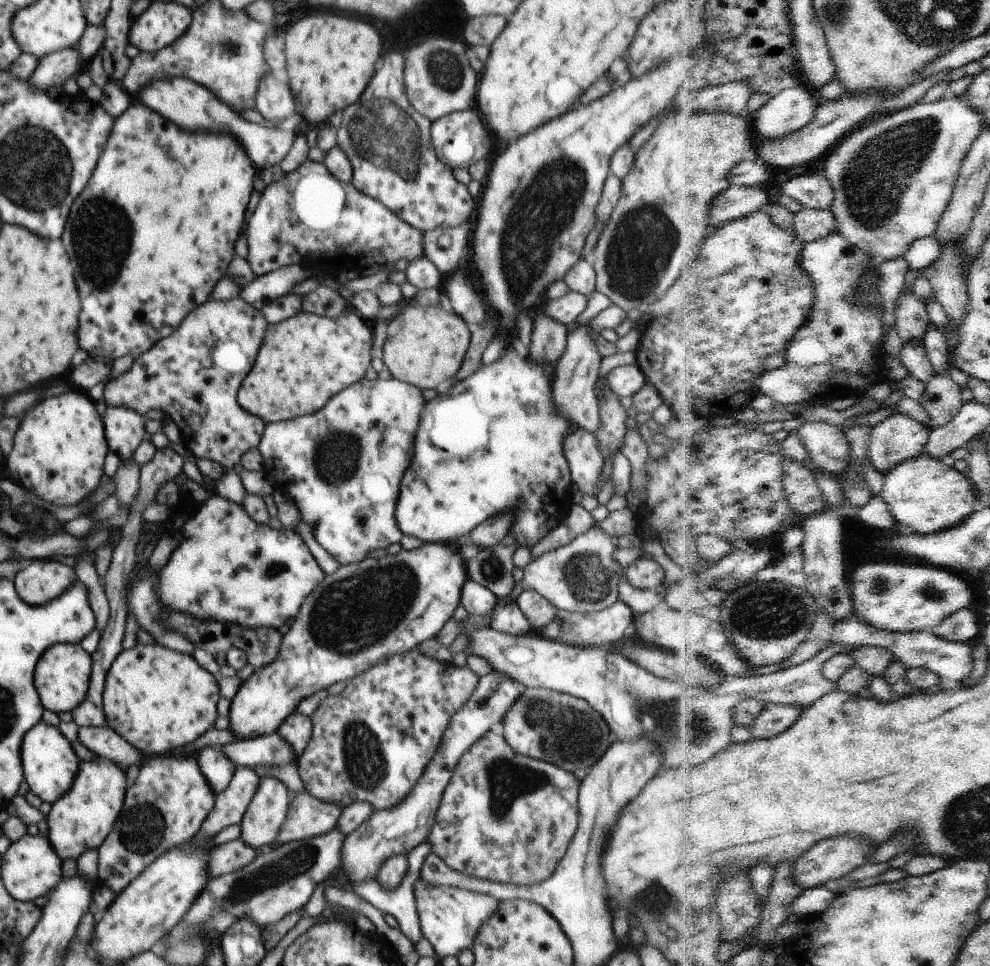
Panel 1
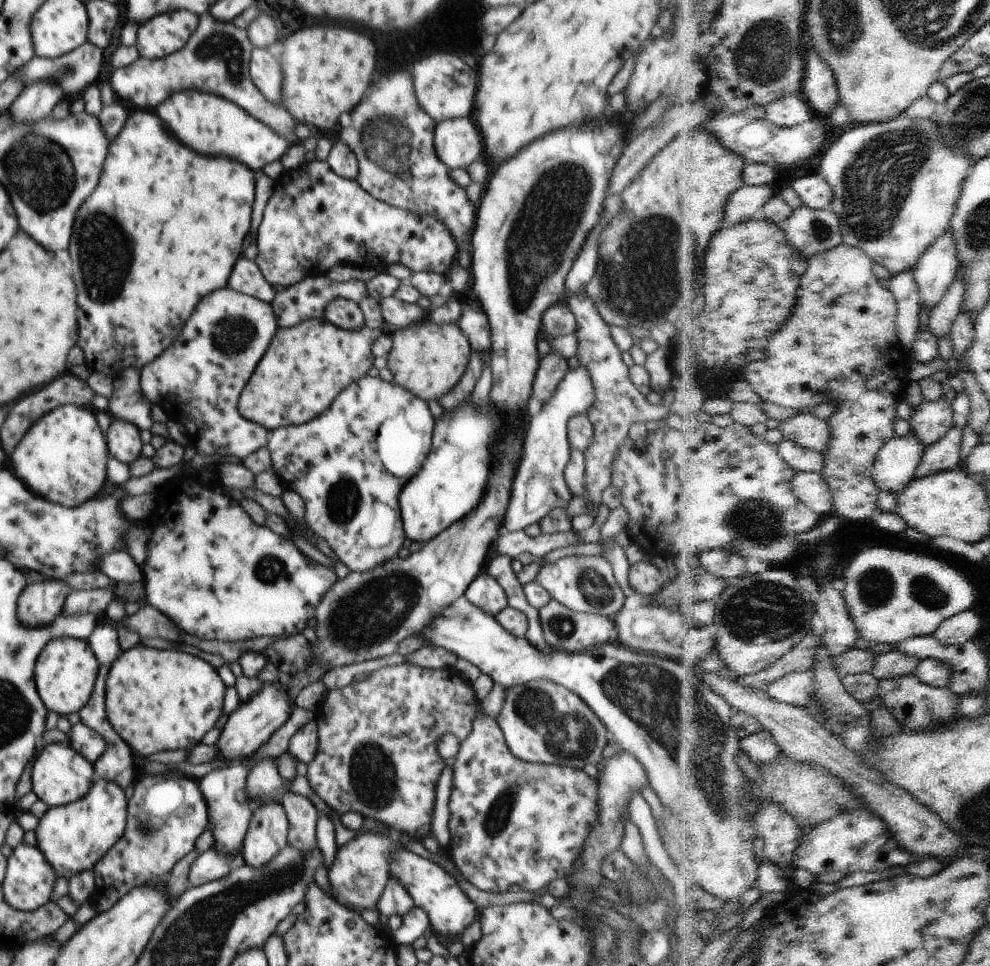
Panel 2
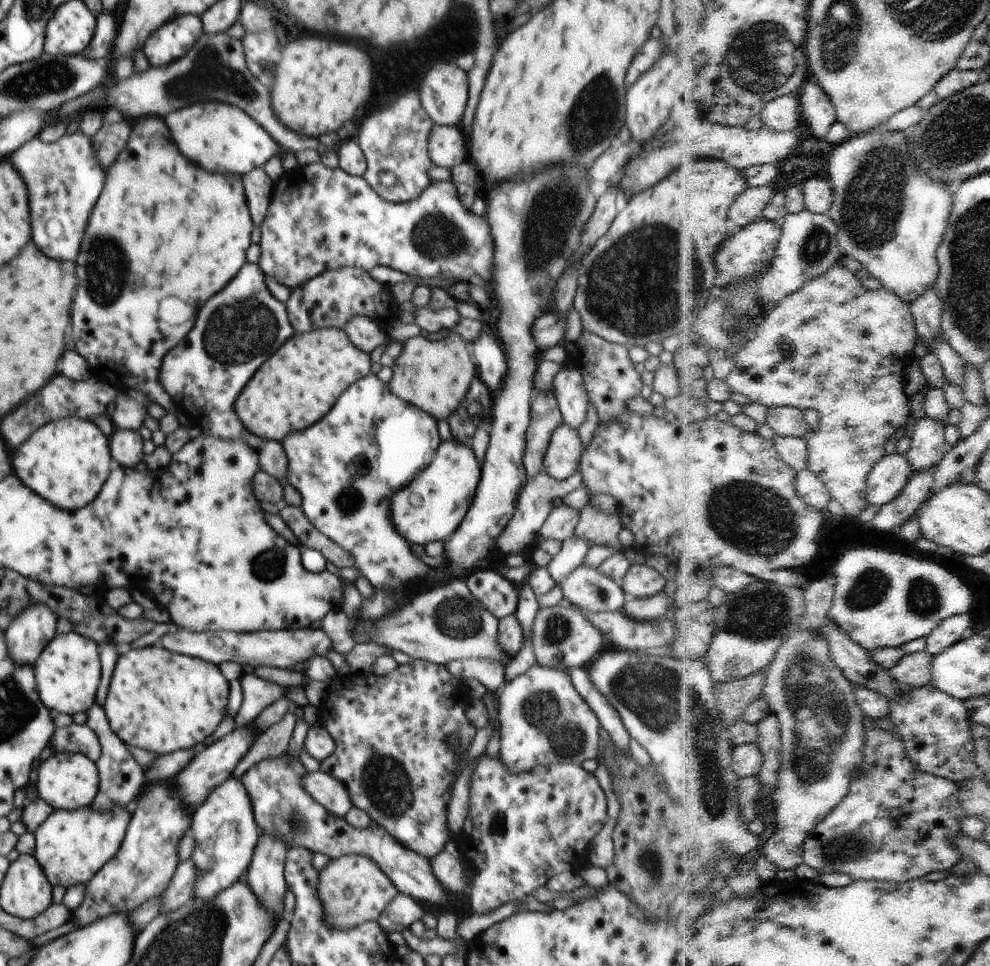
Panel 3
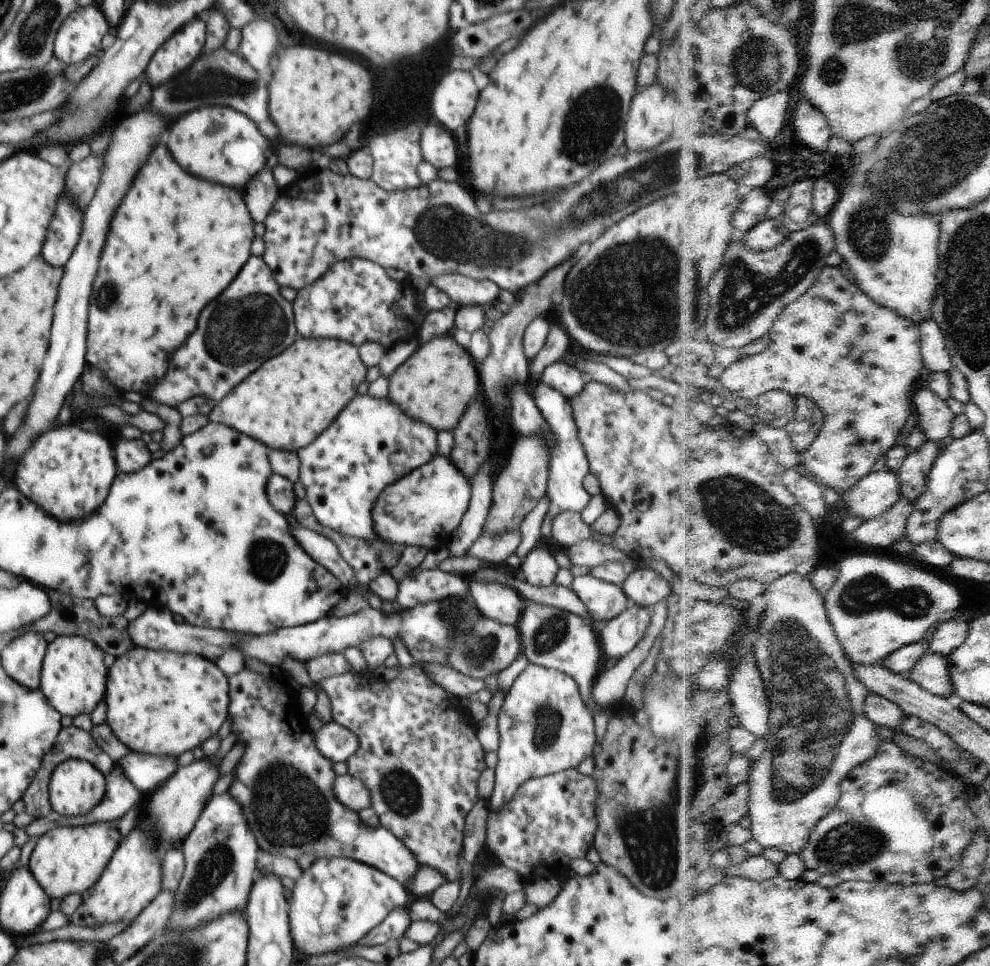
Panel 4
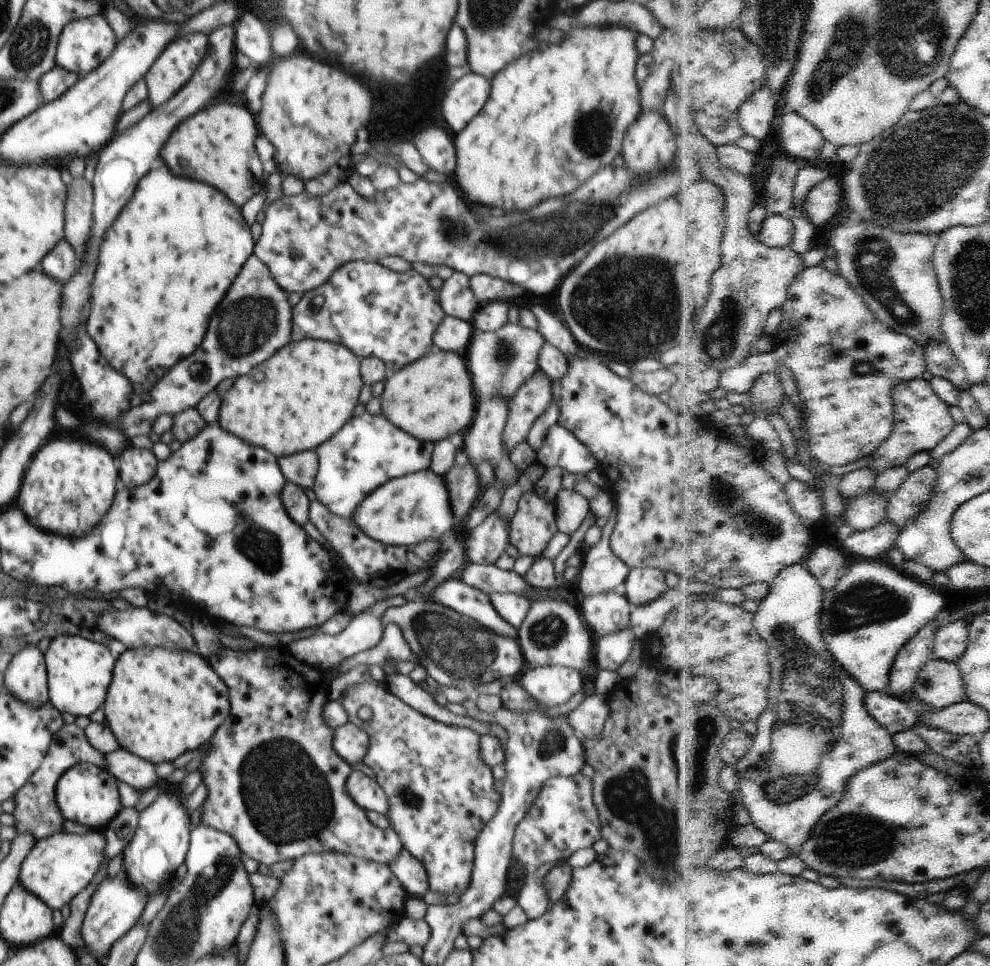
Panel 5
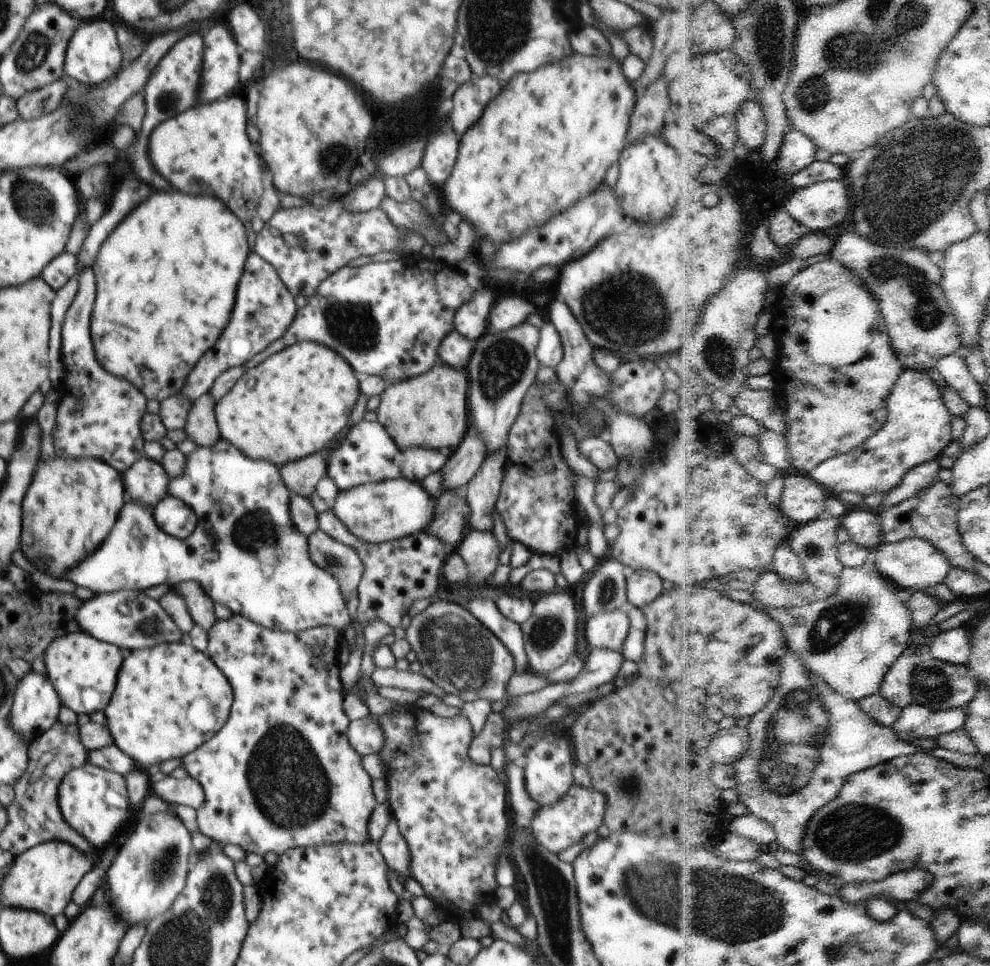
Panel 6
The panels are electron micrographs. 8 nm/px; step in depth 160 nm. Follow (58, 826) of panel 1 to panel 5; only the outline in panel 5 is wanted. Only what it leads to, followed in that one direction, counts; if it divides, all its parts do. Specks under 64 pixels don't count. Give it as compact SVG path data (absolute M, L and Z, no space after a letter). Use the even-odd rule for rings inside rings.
M91 830L86 836L62 832L37 840L22 861L18 883L52 910L61 910L91 883L105 861L106 845L100 830Z

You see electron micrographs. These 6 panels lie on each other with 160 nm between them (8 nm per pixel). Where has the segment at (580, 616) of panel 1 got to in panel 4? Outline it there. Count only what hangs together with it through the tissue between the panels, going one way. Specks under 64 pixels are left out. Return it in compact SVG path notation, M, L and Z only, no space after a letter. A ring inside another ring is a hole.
M526 602L522 611L518 630L521 636L522 652L527 660L535 665L558 669L569 674L578 685L583 701L594 716L596 732L601 735L606 732L608 715L602 714L591 702L591 692L595 680L600 673L600 646L598 646L597 628L582 620L580 616L572 615L558 607Z

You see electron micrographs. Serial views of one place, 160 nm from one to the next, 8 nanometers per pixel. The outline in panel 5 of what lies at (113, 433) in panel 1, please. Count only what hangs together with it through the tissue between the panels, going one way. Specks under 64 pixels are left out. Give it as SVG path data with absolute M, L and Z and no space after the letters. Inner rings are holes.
M130 446L116 459L116 464L120 485L131 489L150 482L159 462L151 450Z

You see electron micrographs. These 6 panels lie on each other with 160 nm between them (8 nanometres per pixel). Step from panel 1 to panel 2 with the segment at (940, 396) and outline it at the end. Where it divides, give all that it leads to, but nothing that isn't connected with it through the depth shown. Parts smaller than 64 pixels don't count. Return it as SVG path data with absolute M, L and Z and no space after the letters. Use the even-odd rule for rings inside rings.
M944 397L939 401L926 401L915 410L910 419L912 431L919 438L919 442L928 447L939 443L952 429L954 429L954 410Z

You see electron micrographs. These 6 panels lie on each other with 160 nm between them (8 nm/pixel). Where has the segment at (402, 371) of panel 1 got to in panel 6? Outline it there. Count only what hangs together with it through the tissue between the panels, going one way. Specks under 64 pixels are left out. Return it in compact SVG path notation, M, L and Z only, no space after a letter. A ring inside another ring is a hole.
M438 362L423 375L388 384L380 395L380 404L375 410L377 421L400 449L456 448L468 428L466 390L468 384L464 374Z

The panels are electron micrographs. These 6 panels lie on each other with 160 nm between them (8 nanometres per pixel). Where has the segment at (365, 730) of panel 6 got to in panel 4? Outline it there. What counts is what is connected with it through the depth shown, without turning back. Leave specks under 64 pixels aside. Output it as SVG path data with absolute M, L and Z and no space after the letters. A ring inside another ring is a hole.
M330 721L315 732L318 750L334 762L347 762L359 747L358 737L341 724Z

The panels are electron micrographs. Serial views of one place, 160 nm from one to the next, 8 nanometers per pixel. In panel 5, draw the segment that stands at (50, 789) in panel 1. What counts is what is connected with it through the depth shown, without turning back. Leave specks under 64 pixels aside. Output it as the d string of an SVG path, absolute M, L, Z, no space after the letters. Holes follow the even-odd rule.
M88 763L75 764L63 772L58 779L55 795L65 820L84 824L92 830L104 830L123 807L120 800L119 780L112 776L107 769Z

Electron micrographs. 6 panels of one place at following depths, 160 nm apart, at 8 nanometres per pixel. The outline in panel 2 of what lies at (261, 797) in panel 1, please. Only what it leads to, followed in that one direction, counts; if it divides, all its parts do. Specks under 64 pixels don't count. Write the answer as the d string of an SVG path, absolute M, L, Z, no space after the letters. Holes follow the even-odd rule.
M265 800L253 811L241 855L252 868L265 867L289 842L289 822L280 802Z

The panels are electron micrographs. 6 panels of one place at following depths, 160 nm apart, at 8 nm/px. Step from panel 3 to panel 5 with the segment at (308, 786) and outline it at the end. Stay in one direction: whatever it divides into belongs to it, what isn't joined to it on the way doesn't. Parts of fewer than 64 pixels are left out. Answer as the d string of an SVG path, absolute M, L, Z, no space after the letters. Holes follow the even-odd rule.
M360 770L351 772L347 780L348 794L366 811L389 814L389 800L377 780L372 780Z

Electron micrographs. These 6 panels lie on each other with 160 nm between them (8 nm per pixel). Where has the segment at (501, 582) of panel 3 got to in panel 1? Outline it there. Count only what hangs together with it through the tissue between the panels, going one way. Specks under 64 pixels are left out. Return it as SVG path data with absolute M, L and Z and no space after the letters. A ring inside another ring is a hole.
M468 578L462 587L461 605L470 615L488 617L498 606L499 598L483 584Z

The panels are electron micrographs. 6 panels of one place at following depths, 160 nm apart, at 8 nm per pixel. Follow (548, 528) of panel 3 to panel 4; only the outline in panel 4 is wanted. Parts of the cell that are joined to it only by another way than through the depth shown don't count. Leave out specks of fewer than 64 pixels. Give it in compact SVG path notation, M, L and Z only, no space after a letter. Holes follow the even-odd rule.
M578 511L559 512L551 527L554 540L566 548L594 536L591 526L584 522Z

